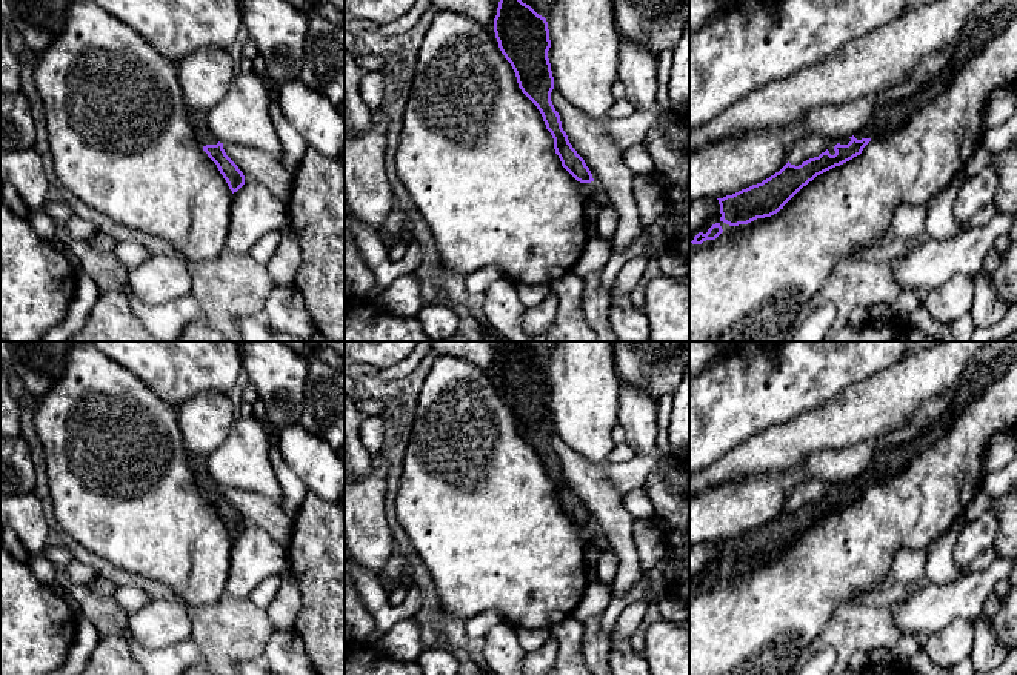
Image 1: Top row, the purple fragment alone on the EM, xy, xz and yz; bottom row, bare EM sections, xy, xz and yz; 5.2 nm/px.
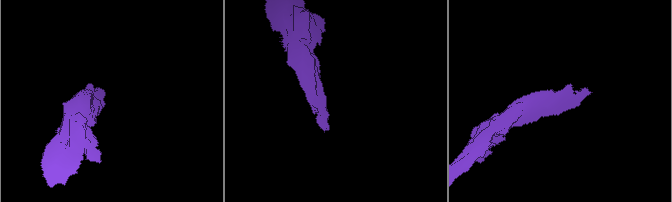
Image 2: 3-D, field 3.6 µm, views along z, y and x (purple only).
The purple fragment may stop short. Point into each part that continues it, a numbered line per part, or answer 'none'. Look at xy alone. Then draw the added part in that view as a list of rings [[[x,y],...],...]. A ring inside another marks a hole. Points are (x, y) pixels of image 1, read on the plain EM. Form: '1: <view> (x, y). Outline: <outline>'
1: xy (197, 463). Outline: [[[189,454],[188,460],[202,492],[206,489],[218,487],[218,484],[215,483],[215,480],[209,475],[206,469],[206,457]]]

